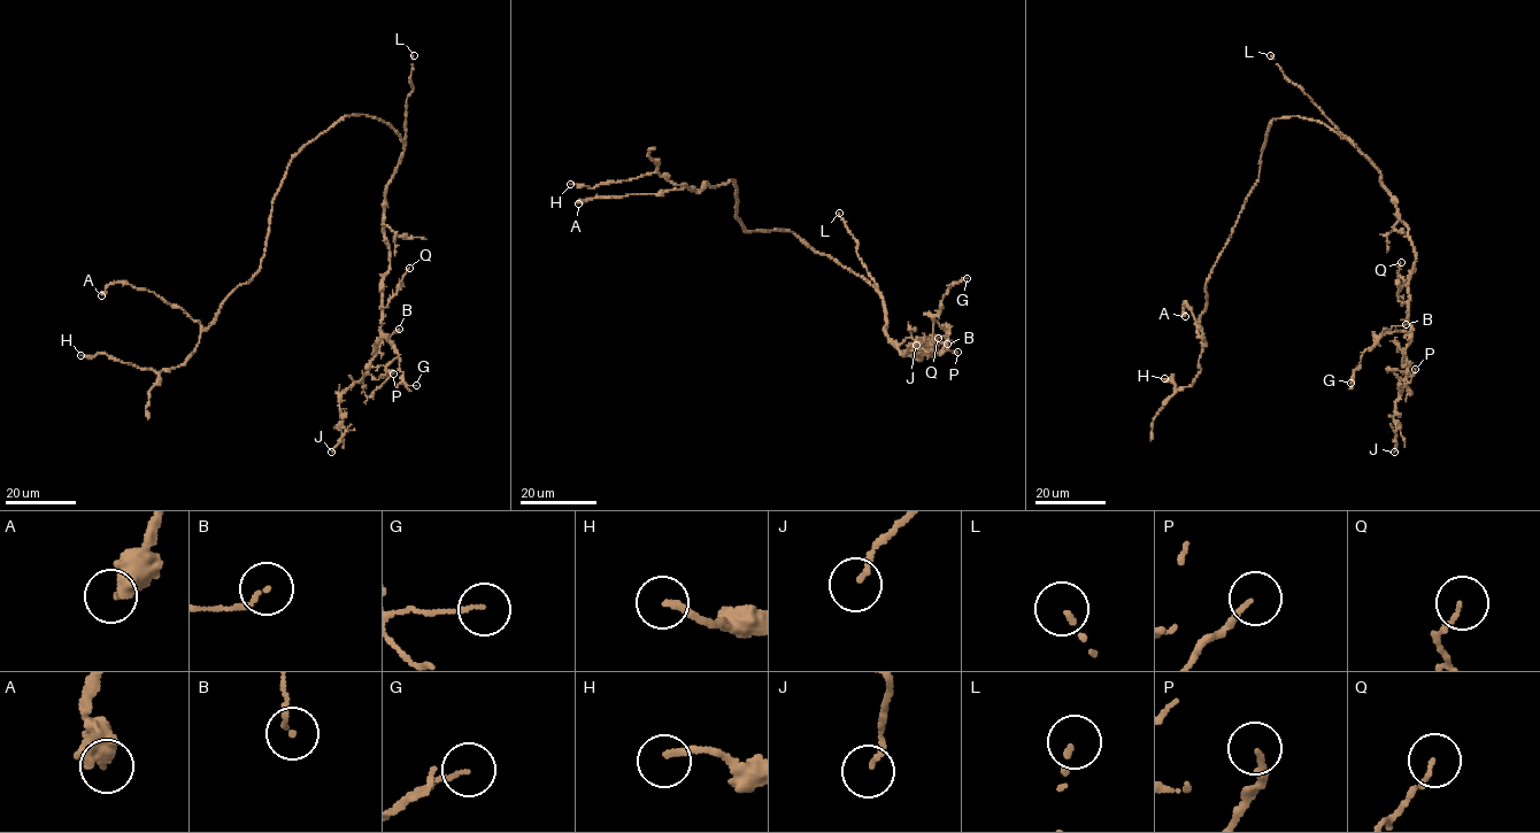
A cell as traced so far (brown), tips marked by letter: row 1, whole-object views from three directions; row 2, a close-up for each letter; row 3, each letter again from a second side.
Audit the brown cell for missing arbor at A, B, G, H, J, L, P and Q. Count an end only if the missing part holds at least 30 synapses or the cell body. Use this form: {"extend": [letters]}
{"extend": ["L"]}

